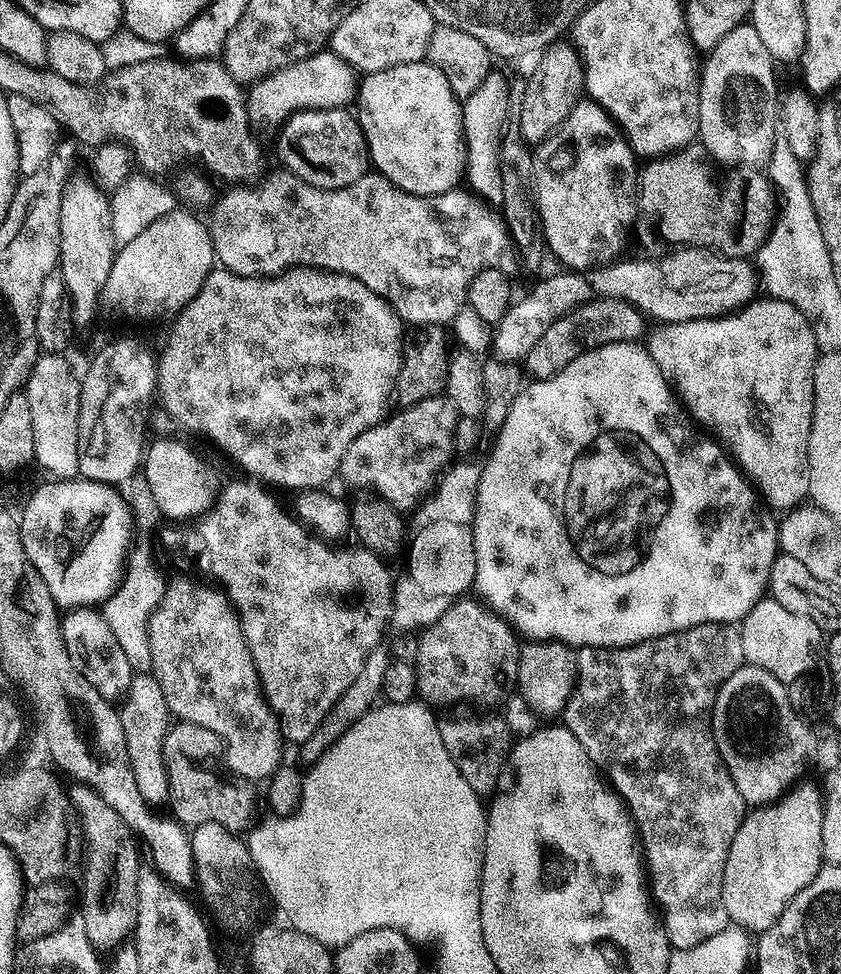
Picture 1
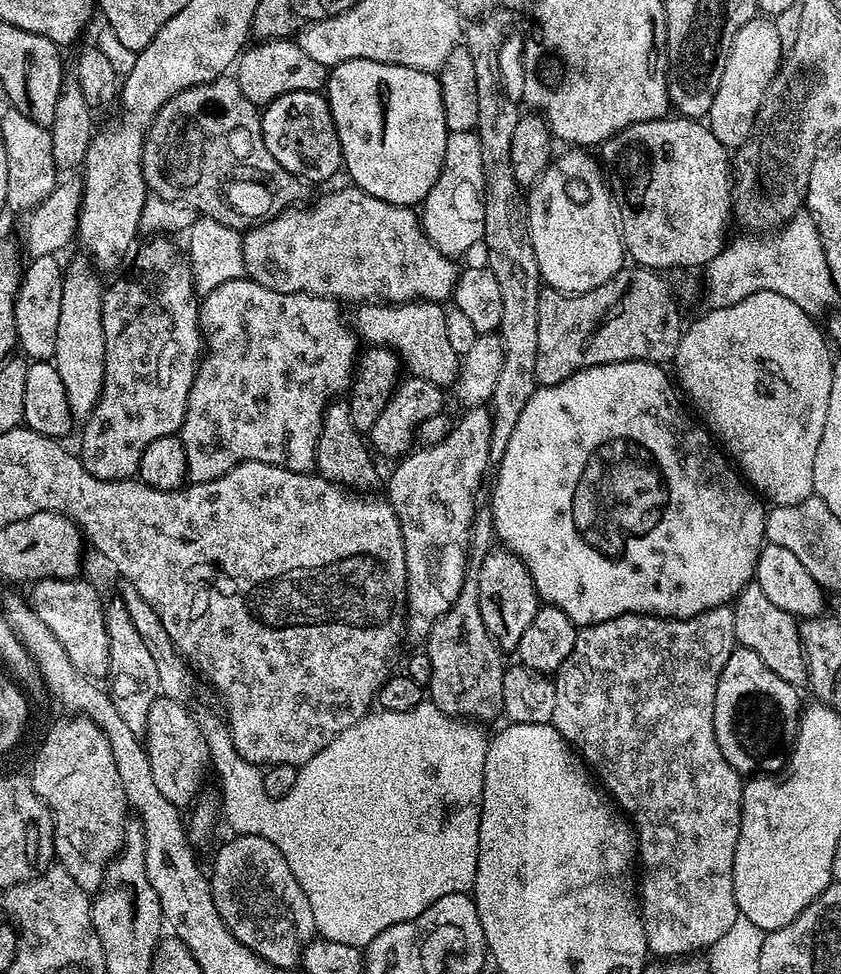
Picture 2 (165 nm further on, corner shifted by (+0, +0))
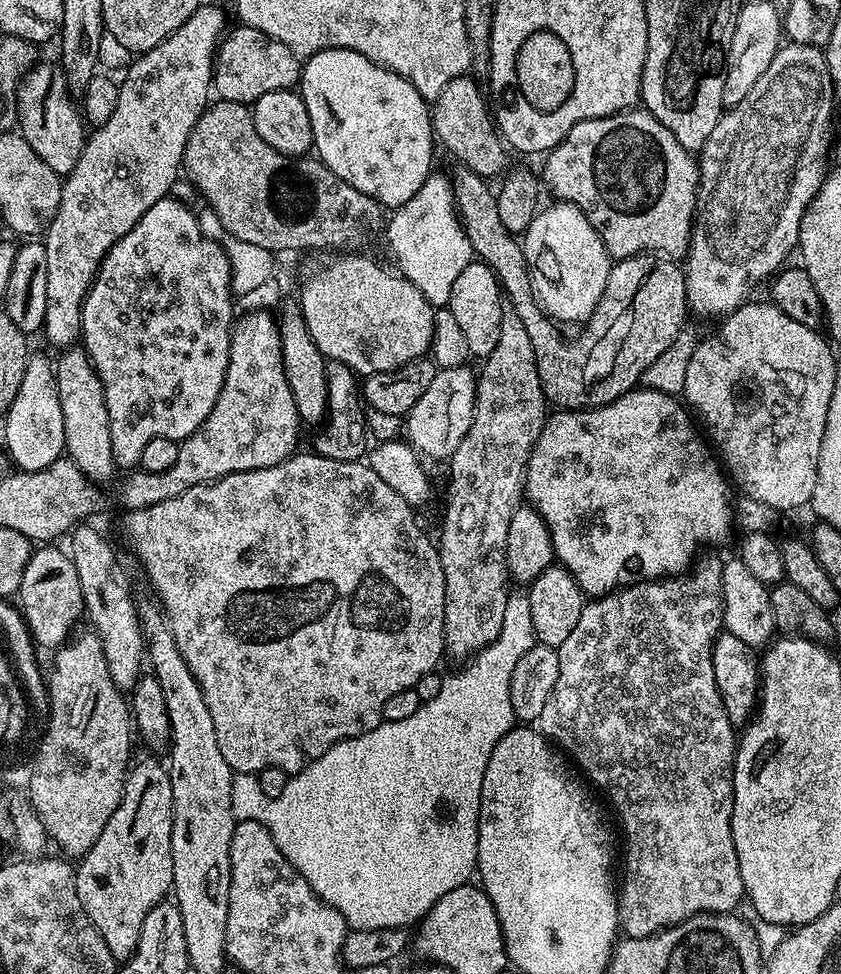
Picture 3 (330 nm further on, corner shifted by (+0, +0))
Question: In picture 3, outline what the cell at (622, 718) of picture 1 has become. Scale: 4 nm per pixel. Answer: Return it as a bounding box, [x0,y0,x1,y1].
[538,556,745,937]

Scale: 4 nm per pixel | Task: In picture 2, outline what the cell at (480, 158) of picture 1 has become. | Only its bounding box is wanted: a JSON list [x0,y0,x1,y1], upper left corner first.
[422,131,484,258]

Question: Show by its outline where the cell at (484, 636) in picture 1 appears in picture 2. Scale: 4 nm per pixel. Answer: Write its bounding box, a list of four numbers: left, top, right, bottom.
[475,546,538,650]

